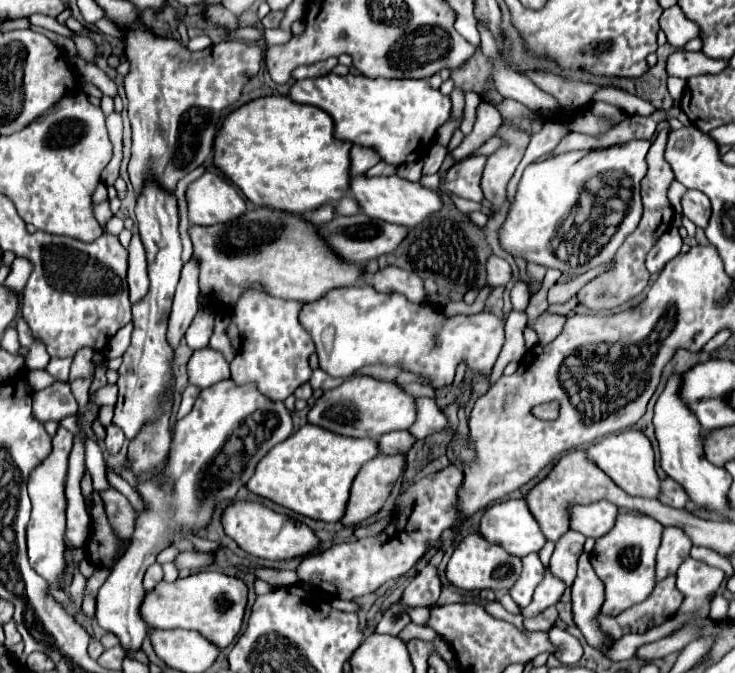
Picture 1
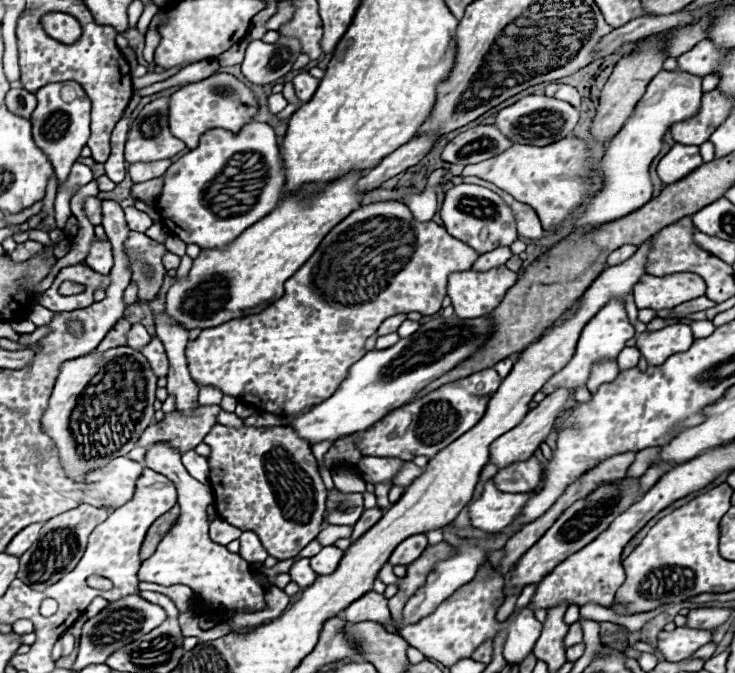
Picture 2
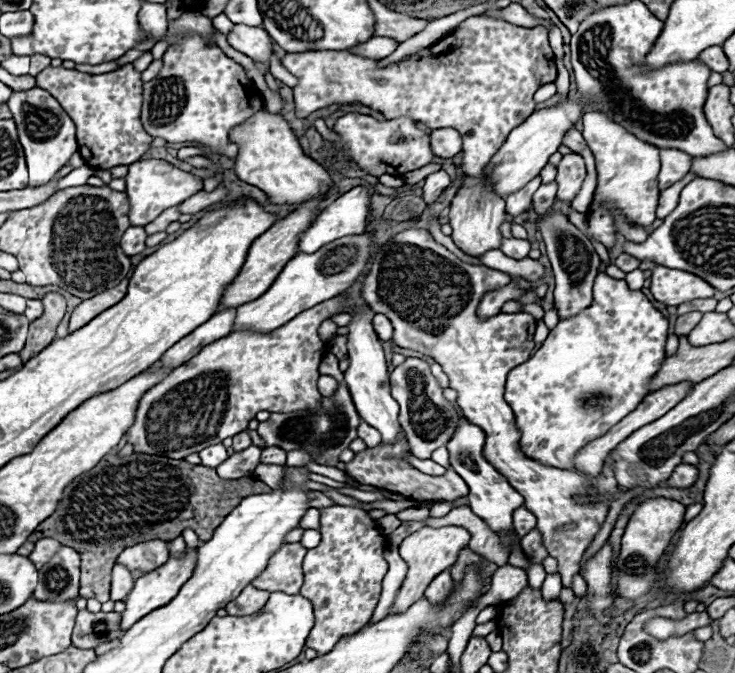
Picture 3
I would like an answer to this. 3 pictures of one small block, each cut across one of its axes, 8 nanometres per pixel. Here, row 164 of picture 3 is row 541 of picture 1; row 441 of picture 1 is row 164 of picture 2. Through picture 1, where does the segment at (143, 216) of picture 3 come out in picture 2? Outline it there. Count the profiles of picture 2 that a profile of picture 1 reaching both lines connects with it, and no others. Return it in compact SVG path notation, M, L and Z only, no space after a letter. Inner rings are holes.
M250 122L236 134L228 130L208 130L202 134L198 148L184 154L166 170L156 208L162 212L164 222L168 222L170 234L182 242L198 244L200 248L224 248L250 228L250 224L256 224L278 206L284 176L286 172L272 126ZM236 154L246 154L246 168L244 164L232 164ZM252 154L258 156L254 166L248 164L248 156Z

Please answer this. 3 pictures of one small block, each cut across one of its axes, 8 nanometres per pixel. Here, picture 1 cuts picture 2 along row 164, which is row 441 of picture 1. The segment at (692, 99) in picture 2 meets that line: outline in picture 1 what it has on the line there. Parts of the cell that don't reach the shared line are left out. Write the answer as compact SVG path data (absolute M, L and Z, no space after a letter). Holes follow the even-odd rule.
M626 430L620 434L606 436L604 440L586 448L586 458L594 462L604 474L612 478L616 486L620 486L630 496L642 498L656 498L658 496L658 474L654 468L654 450L650 440L640 430Z

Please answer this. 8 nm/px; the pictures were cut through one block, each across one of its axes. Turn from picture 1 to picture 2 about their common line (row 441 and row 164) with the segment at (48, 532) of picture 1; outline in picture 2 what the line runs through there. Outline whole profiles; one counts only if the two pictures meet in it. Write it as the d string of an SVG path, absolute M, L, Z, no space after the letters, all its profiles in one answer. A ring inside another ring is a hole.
M56 82L46 84L36 92L38 106L32 112L32 134L42 148L42 152L48 156L48 160L54 166L54 172L58 176L58 182L64 184L70 176L70 168L80 156L80 150L86 146L90 138L90 98L86 96L84 88L78 82Z

